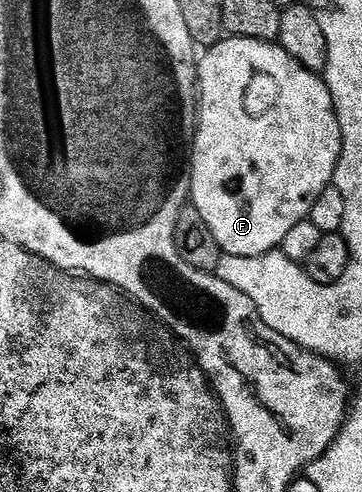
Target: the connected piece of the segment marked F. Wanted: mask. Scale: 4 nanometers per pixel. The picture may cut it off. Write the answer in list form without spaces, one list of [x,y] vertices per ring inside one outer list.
[[[228,36],[206,50],[207,53],[197,61],[197,128],[195,143],[191,147],[191,195],[190,204],[201,211],[201,219],[205,219],[205,227],[213,231],[213,239],[217,239],[219,248],[228,257],[260,257],[266,253],[274,253],[282,246],[287,232],[297,223],[308,220],[313,203],[317,203],[317,195],[325,191],[335,180],[335,168],[341,155],[343,140],[341,127],[333,107],[331,92],[326,80],[320,74],[306,69],[289,51],[285,51],[278,43],[258,41],[248,37]]]

